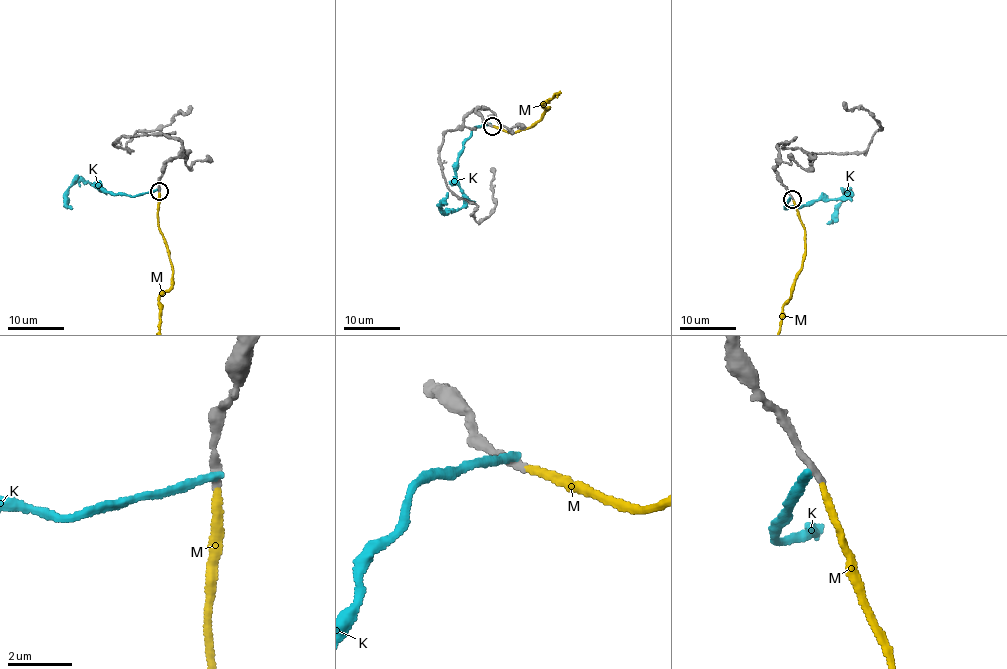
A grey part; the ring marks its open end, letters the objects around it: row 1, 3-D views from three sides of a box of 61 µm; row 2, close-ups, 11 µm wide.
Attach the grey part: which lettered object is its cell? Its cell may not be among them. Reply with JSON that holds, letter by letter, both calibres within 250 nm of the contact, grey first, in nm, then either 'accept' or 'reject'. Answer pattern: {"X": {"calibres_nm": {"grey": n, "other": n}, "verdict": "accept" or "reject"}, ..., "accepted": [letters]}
{"K": {"calibres_nm": {"grey": 280, "other": 240}, "verdict": "reject"}, "M": {"calibres_nm": {"grey": 240, "other": 200}, "verdict": "accept"}, "accepted": ["M"]}

